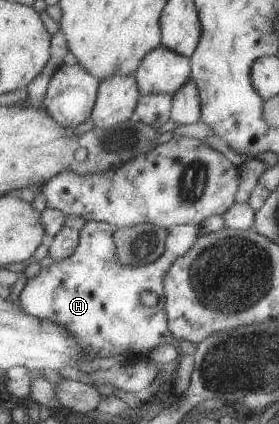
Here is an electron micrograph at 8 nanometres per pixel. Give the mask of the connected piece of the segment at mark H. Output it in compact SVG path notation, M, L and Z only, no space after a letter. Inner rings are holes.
M88 221L86 227L81 231L81 242L78 250L73 256L62 261L52 263L48 268L38 274L37 278L28 281L21 291L20 302L24 310L28 310L32 316L38 316L41 320L52 320L58 326L66 326L78 342L82 342L94 358L108 358L109 356L120 355L123 361L133 361L137 355L141 358L154 348L168 344L175 346L179 340L174 337L169 326L169 315L165 296L165 279L170 268L178 258L188 254L201 237L198 225L177 225L170 230L170 237L167 241L166 253L150 266L134 268L120 264L118 260L117 243L114 242L115 232L119 228L102 221ZM147 290L158 296L158 302L154 307L148 308L142 304L140 294Z

